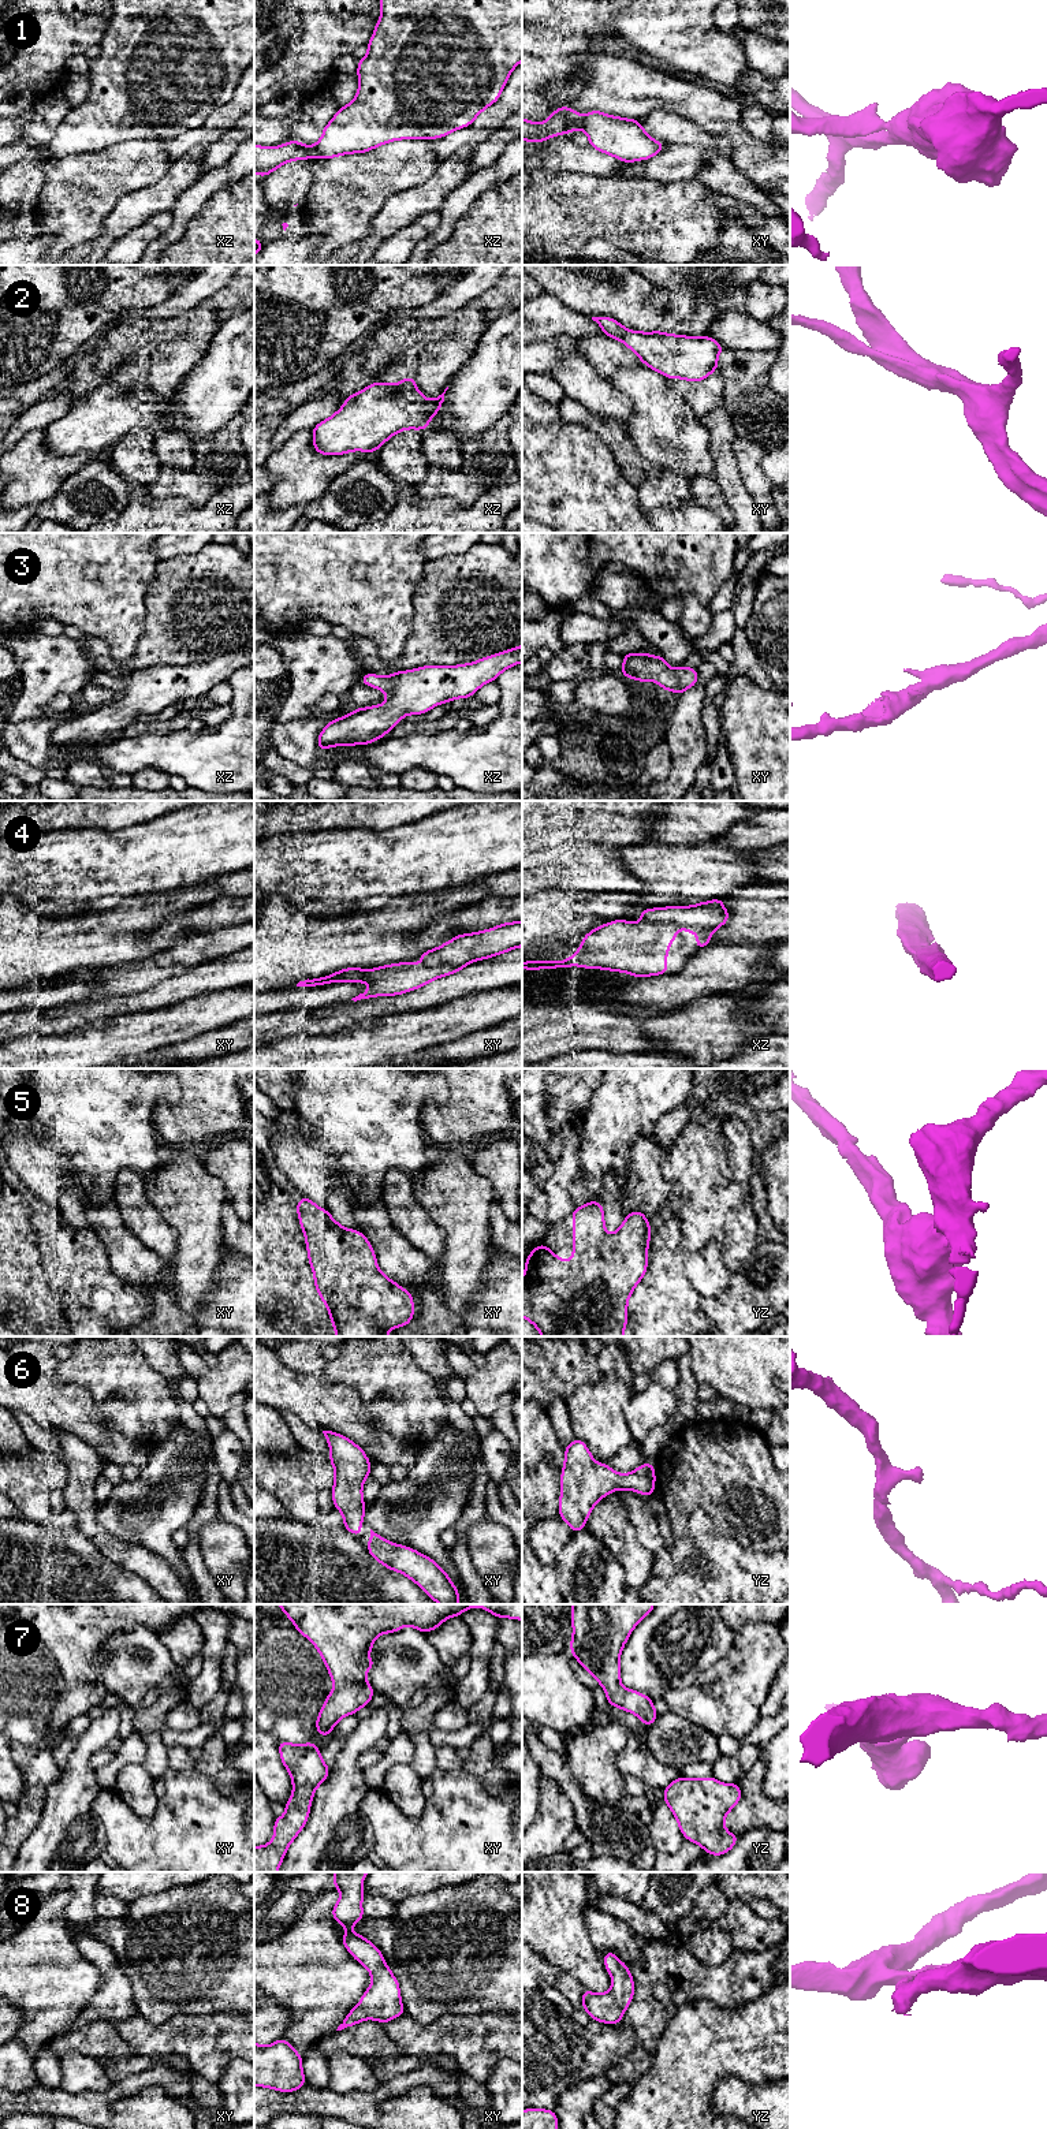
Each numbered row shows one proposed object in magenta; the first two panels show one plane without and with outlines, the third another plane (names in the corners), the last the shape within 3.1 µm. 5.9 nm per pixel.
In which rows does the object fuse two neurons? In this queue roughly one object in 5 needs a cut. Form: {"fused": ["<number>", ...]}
{"fused": ["1"]}

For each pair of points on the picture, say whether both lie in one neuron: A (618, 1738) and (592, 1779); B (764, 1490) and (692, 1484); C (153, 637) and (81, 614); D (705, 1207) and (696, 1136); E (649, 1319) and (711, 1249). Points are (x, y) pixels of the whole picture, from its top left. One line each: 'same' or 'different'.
A: same
B: same
C: different
D: same
E: same

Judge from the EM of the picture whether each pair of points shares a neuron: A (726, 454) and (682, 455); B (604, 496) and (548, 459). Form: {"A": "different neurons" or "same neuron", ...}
{"A": "different neurons", "B": "same neuron"}

